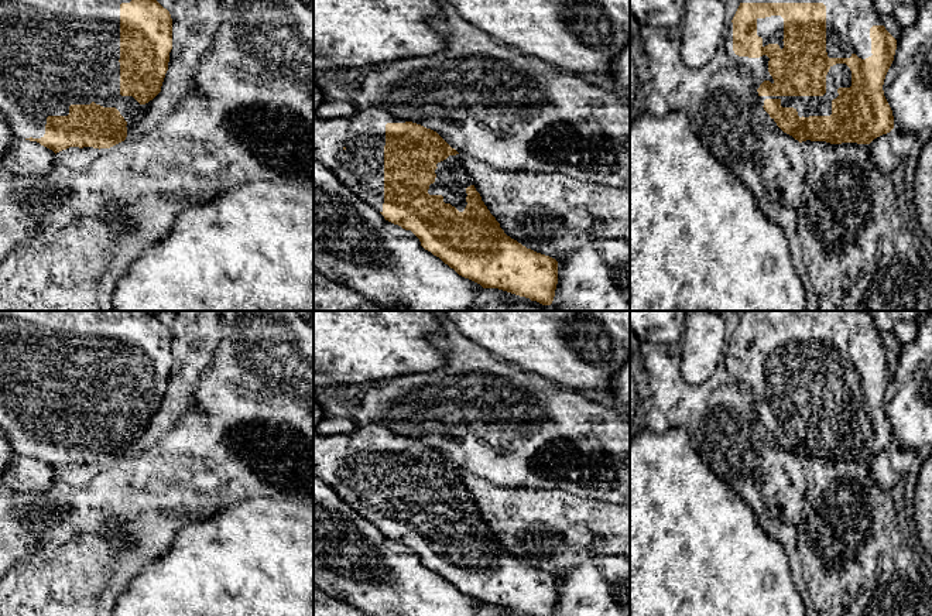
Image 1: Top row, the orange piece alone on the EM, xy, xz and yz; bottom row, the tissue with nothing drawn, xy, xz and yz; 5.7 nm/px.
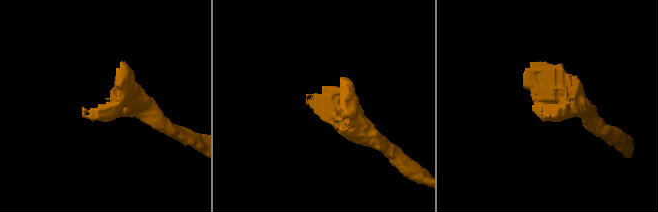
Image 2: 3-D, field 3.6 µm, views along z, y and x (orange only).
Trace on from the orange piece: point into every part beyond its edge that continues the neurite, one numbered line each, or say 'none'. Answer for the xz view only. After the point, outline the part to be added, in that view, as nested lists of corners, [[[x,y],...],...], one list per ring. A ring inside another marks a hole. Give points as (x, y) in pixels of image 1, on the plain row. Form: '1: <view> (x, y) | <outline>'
1: xz (452, 496) | [[[449,472],[436,480],[435,499],[429,502],[429,511],[442,511],[445,520],[450,520],[459,528],[463,528],[466,519],[466,504],[473,502],[472,494],[460,479],[460,472]]]

